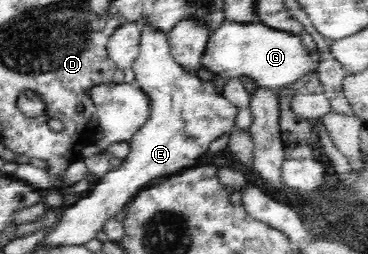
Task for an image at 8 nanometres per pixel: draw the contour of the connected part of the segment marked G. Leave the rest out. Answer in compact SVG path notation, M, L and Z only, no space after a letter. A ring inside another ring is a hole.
M225 20L216 32L209 37L208 44L205 47L204 56L201 58L201 64L214 76L220 76L227 80L245 80L256 83L258 86L265 87L271 91L285 88L293 84L296 80L304 77L311 72L316 71L319 59L311 55L310 51L304 47L298 35L278 31L276 29L263 25L262 22L256 22L252 25L240 22L229 22Z

